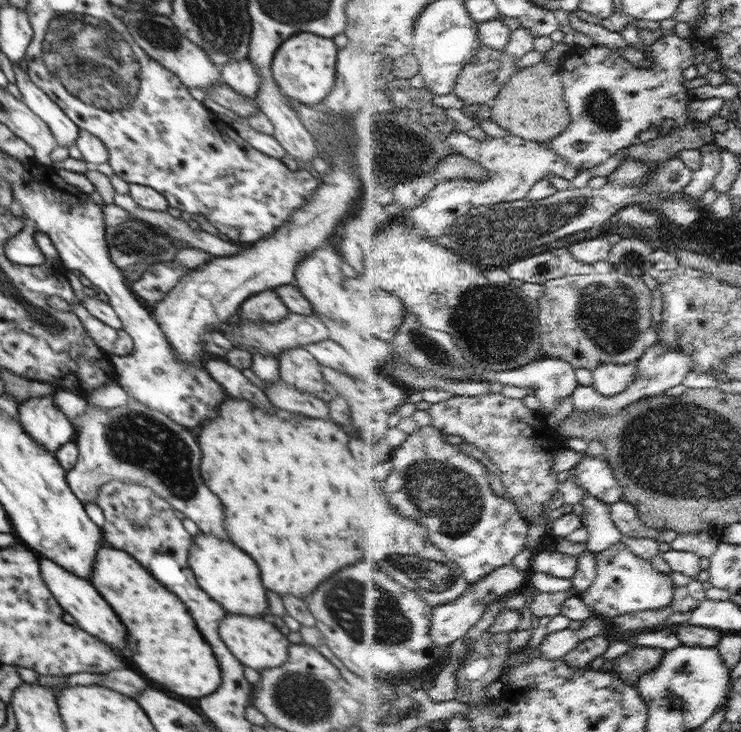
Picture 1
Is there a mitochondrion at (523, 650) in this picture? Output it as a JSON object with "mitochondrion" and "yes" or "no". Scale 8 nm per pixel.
{"mitochondrion":"no"}

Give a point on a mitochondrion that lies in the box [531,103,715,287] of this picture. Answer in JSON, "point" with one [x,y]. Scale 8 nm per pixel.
{"point":[631,258]}

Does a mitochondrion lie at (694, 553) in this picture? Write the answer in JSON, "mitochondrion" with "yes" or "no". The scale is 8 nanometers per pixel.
{"mitochondrion":"no"}

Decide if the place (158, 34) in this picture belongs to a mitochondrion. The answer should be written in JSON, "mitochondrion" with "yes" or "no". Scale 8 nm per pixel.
{"mitochondrion":"yes"}

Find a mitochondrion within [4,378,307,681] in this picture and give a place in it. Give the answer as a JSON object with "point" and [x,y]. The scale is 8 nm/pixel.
{"point":[136,439]}

